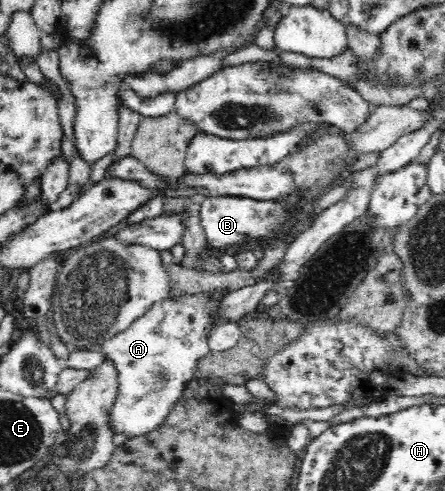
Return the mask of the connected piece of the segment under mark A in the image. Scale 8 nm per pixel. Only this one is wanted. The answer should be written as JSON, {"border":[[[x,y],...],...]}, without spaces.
{"border":[[[217,290],[211,297],[207,293],[193,293],[193,295],[179,295],[165,297],[163,301],[155,303],[145,315],[137,318],[125,331],[117,332],[109,339],[101,340],[100,349],[107,354],[118,371],[119,395],[115,407],[111,411],[111,426],[114,434],[122,433],[129,439],[145,435],[159,427],[167,419],[173,404],[188,391],[191,381],[196,375],[199,359],[210,352],[208,333],[217,325],[212,325],[210,313],[216,310],[222,295]]]}

